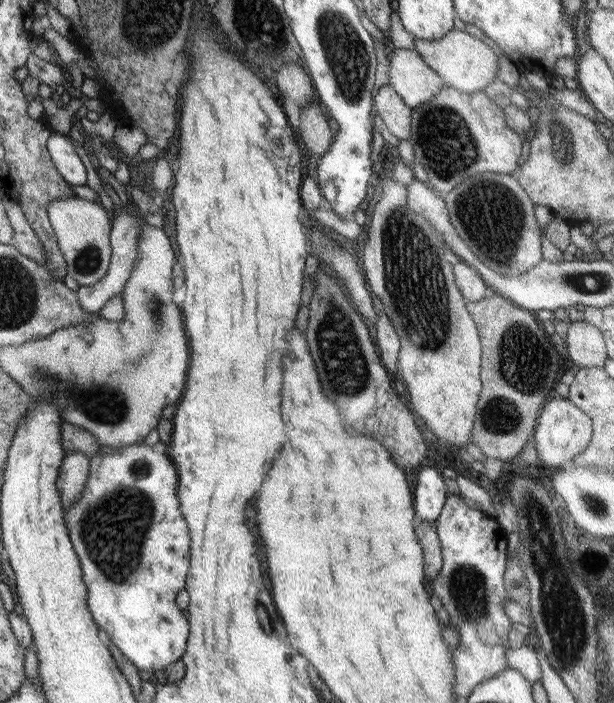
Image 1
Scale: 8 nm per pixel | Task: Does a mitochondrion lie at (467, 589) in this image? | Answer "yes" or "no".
yes

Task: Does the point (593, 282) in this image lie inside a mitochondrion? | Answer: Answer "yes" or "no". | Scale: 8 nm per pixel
yes

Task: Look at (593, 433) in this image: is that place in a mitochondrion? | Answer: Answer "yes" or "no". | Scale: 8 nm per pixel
no

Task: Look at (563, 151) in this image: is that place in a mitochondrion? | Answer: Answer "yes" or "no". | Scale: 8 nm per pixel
yes

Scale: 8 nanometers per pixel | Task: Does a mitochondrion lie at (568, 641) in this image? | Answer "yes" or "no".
yes

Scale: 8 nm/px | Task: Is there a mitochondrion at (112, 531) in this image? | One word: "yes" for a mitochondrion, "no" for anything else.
yes

